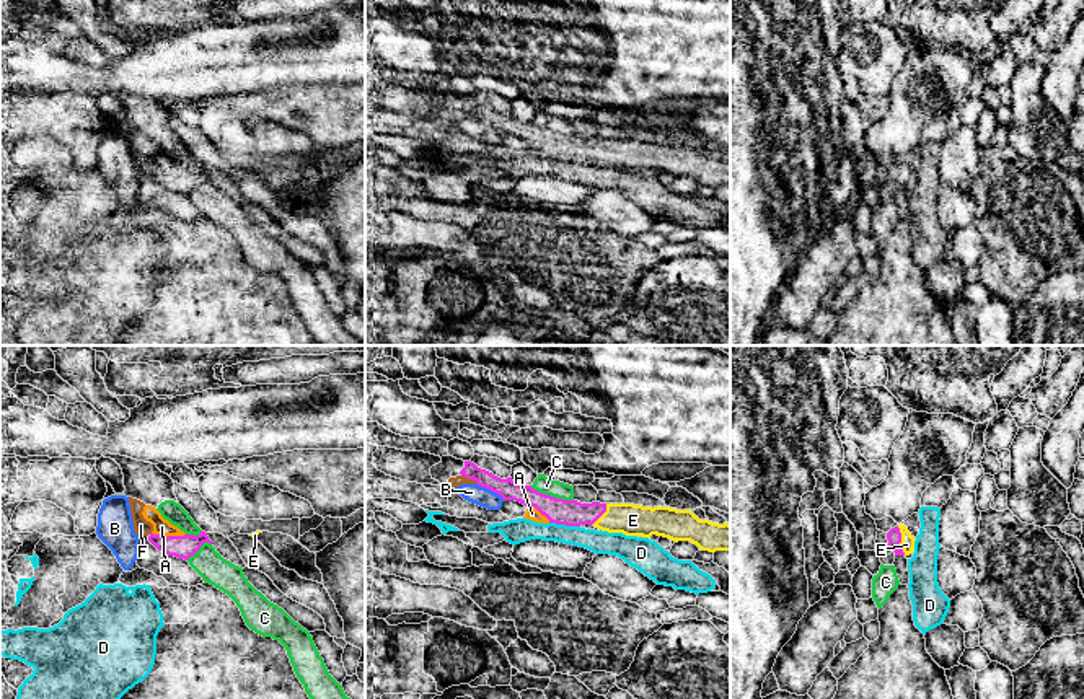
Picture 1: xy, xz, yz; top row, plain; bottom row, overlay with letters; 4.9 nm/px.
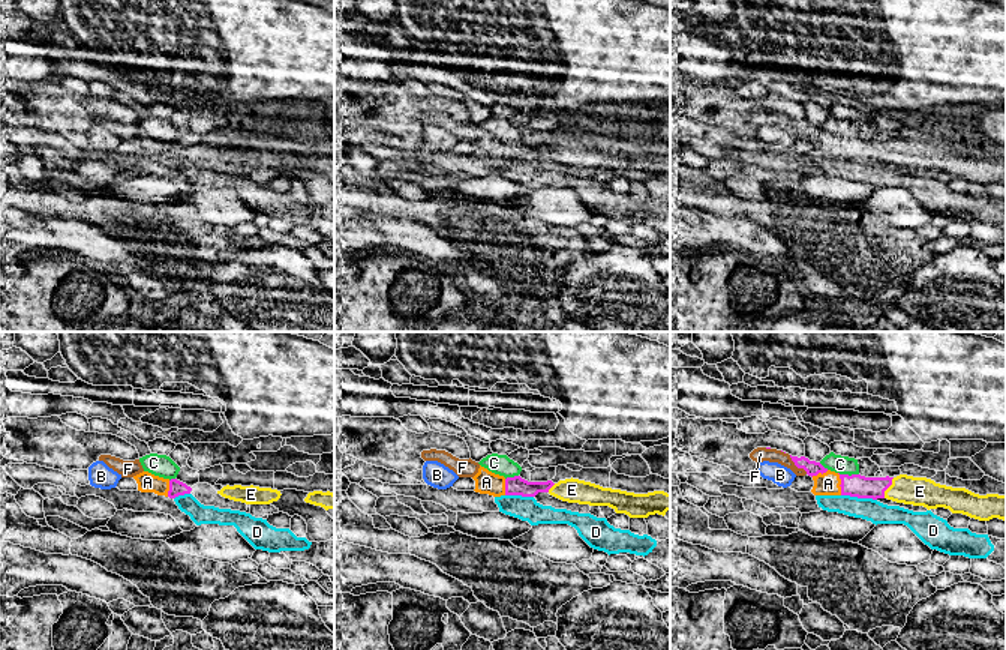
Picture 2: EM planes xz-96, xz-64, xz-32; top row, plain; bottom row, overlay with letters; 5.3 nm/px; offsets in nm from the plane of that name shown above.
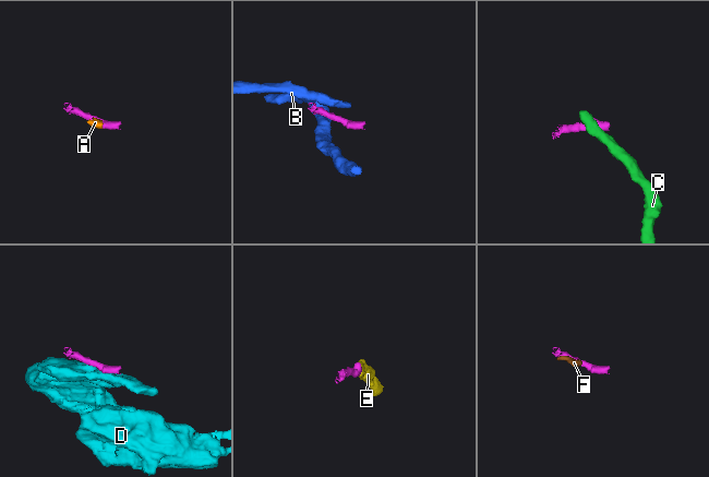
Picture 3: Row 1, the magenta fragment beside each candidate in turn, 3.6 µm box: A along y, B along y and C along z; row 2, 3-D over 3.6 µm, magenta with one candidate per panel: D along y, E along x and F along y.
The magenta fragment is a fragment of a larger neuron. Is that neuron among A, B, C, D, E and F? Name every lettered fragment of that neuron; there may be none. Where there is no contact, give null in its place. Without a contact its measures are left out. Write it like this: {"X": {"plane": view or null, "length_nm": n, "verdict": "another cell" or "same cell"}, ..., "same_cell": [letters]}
{"A": {"plane": "xy", "length_nm": 170, "verdict": "same cell"}, "B": {"plane": "xz", "length_nm": 170, "verdict": "another cell"}, "C": {"plane": "xz", "length_nm": 220, "verdict": "another cell"}, "D": {"plane": "xz", "length_nm": 150, "verdict": "another cell"}, "E": {"plane": "yz", "length_nm": 150, "verdict": "same cell"}, "F": {"plane": "xz", "length_nm": 90, "verdict": "same cell"}, "same_cell": ["A", "E", "F"]}

